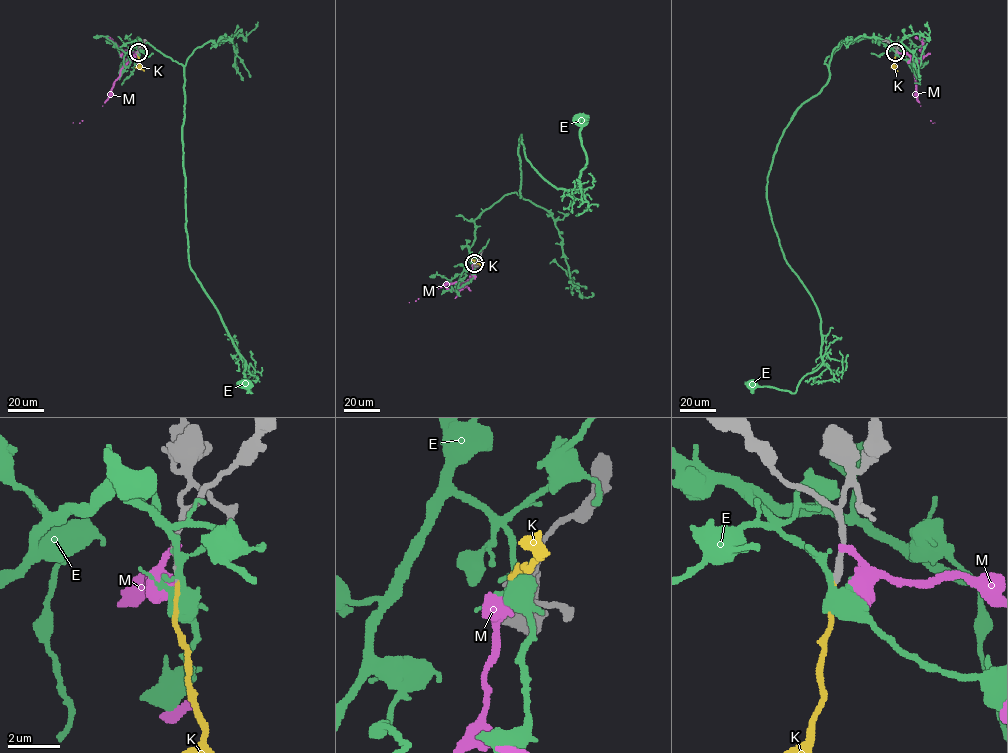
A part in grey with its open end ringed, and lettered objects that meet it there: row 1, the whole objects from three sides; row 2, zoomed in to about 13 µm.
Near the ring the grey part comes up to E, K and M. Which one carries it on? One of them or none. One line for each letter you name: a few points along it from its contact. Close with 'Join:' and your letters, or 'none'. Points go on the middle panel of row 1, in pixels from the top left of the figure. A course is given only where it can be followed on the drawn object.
Join: K

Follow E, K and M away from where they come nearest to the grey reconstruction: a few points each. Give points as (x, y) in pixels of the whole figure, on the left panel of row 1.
E: (138, 52), (138, 37), (183, 67), (189, 266), (244, 360), (250, 393), (246, 384)
K: (138, 53), (143, 71)
M: (138, 51), (123, 67), (102, 106), (73, 122)

